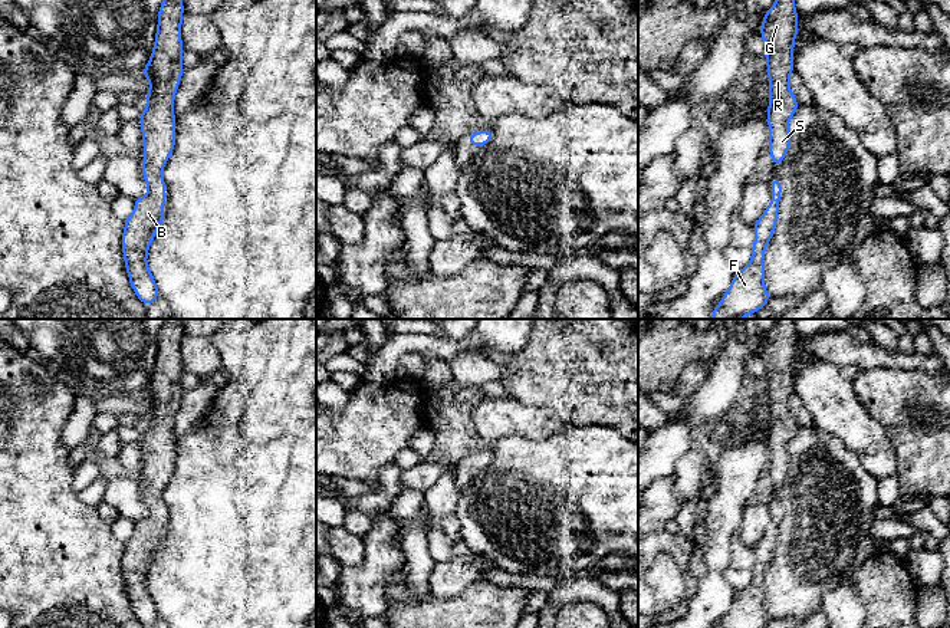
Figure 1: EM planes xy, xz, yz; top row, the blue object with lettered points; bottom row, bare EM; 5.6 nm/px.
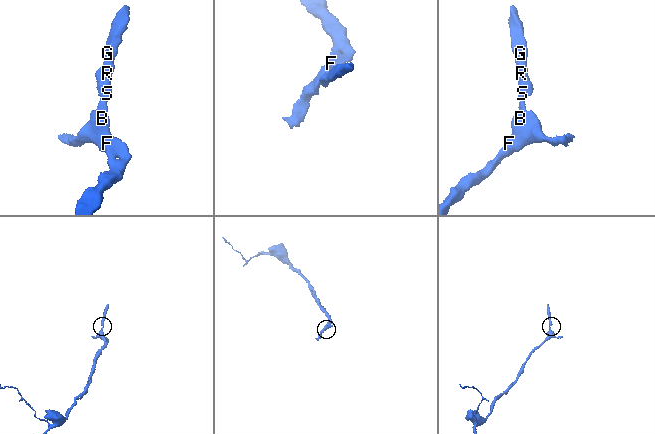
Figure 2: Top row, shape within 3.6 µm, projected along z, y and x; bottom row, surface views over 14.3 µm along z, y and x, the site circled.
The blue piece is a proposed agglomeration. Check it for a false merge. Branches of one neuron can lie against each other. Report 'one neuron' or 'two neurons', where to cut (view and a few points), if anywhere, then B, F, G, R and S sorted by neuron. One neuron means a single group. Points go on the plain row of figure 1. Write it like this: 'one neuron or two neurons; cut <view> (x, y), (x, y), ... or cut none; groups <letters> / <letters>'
one neuron; cut none; groups B F G R S

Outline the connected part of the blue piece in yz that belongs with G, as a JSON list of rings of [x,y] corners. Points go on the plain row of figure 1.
[[[778,319],[776,326],[766,332],[760,349],[769,395],[769,476],[775,490],[779,490],[790,468],[788,443],[799,428],[789,411],[789,397],[793,394],[793,364],[799,352],[796,339],[793,319]]]

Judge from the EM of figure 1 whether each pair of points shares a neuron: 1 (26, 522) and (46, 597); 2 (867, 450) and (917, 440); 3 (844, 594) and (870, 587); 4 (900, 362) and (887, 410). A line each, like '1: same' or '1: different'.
1: same
2: different
3: different
4: different

